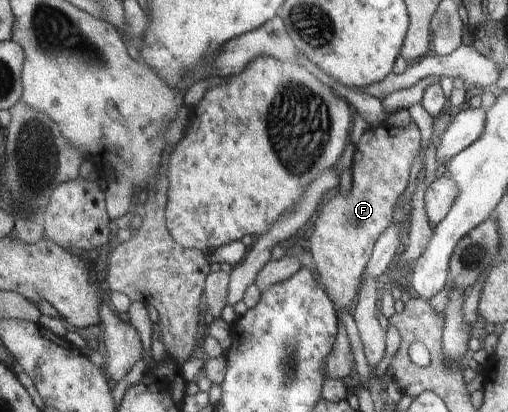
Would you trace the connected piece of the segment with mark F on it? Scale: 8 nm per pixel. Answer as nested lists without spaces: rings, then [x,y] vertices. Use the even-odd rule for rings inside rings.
[[[410,121],[407,130],[387,127],[385,124],[365,130],[354,145],[350,167],[352,180],[348,195],[341,196],[338,193],[326,204],[321,204],[317,218],[313,221],[309,253],[338,319],[336,336],[331,351],[325,358],[324,370],[328,378],[343,379],[353,367],[353,357],[341,323],[341,312],[349,311],[350,305],[356,299],[360,278],[370,260],[373,244],[377,236],[392,222],[395,201],[405,189],[409,169],[420,151],[419,147],[419,130],[413,121]]]

